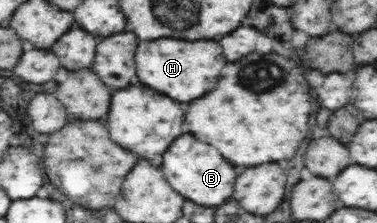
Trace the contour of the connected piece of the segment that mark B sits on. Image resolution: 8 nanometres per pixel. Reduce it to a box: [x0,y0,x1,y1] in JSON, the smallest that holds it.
[162,135,238,207]

